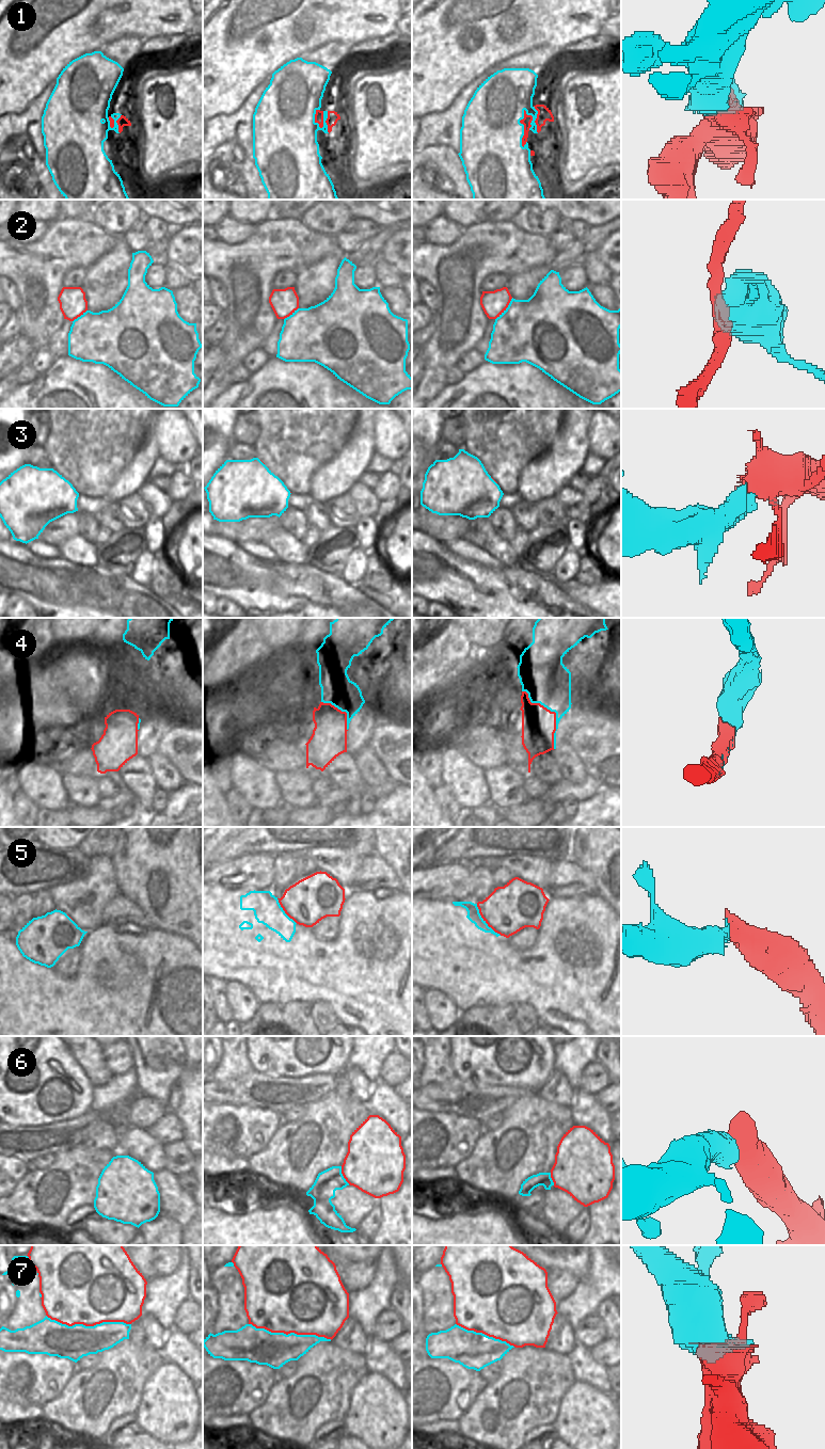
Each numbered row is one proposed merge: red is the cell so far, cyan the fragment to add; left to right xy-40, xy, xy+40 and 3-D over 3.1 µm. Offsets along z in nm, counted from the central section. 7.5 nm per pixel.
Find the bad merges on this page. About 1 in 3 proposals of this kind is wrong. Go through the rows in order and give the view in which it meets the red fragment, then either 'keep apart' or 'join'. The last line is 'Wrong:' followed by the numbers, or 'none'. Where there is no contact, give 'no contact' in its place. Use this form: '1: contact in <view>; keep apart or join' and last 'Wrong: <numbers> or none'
1: contact in xy+40; join
2: contact in xy+40; keep apart
3: contact in xy+40; join
4: contact in xy+40; join
5: contact in xy+40; join
6: contact in xy; join
7: contact in xy-40; join
Wrong: 2

